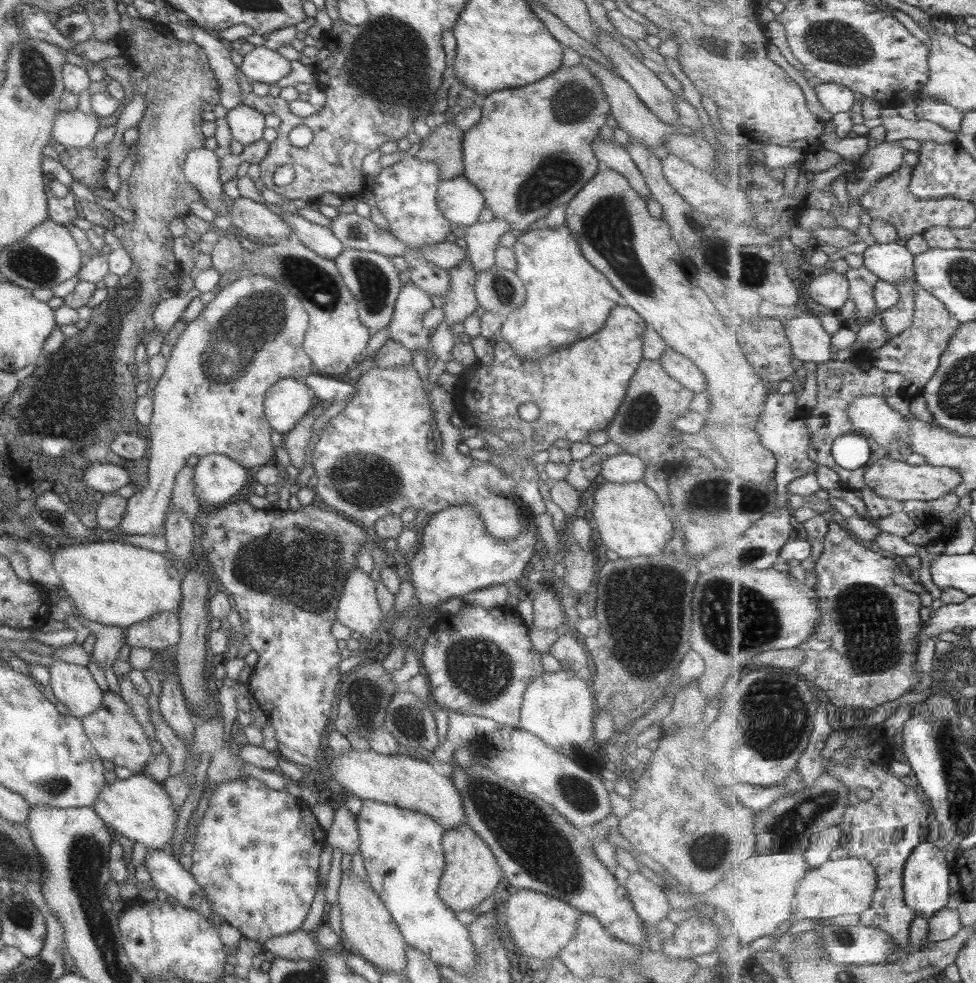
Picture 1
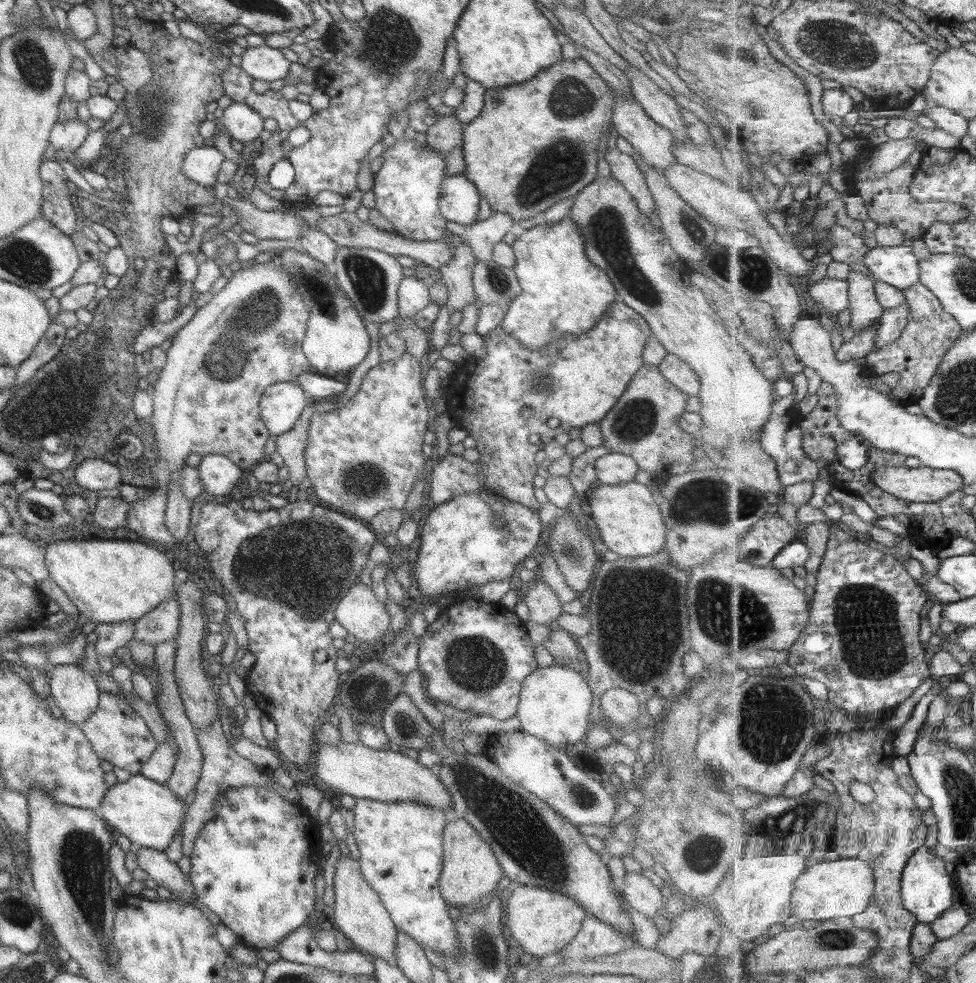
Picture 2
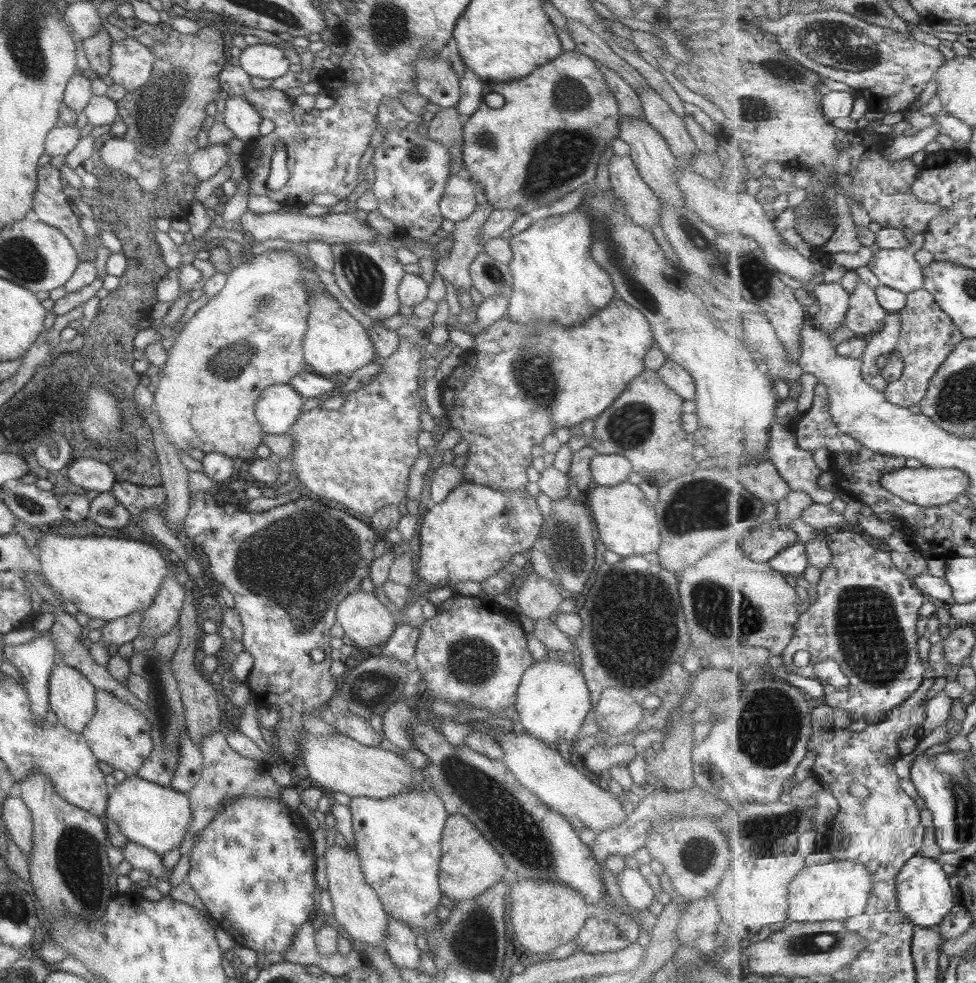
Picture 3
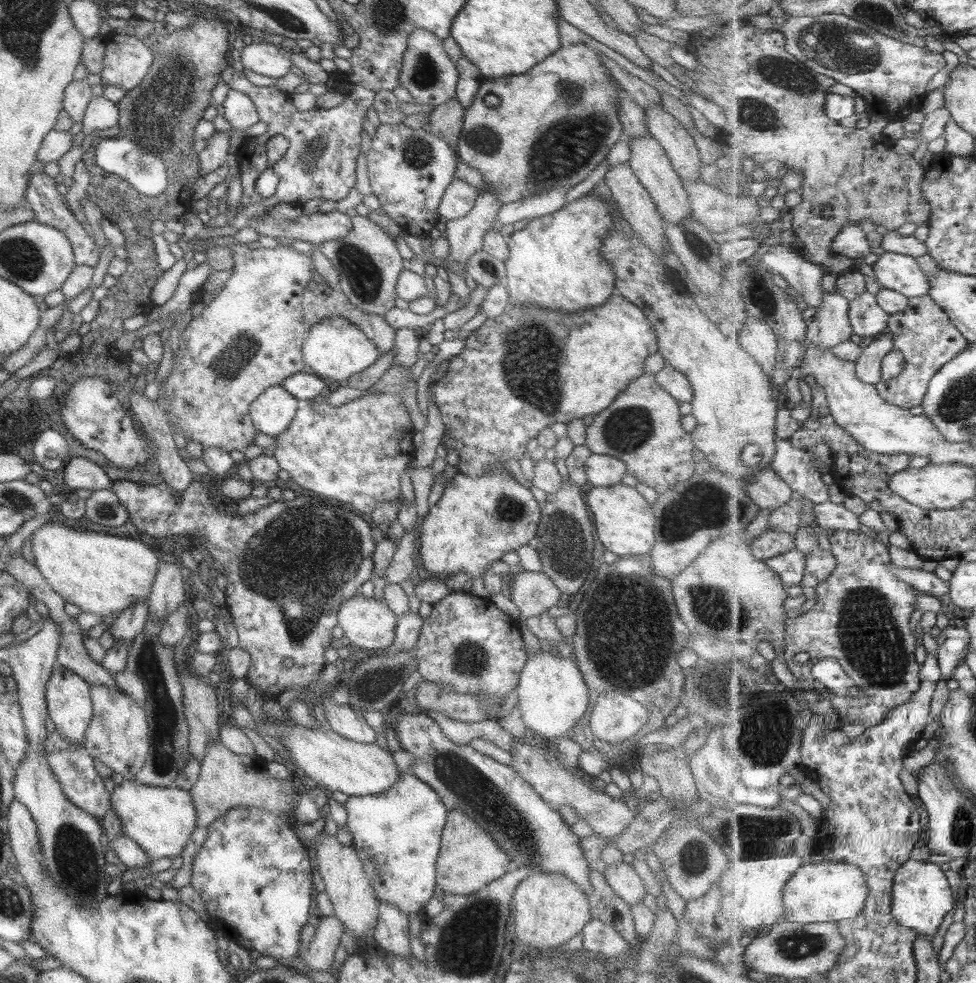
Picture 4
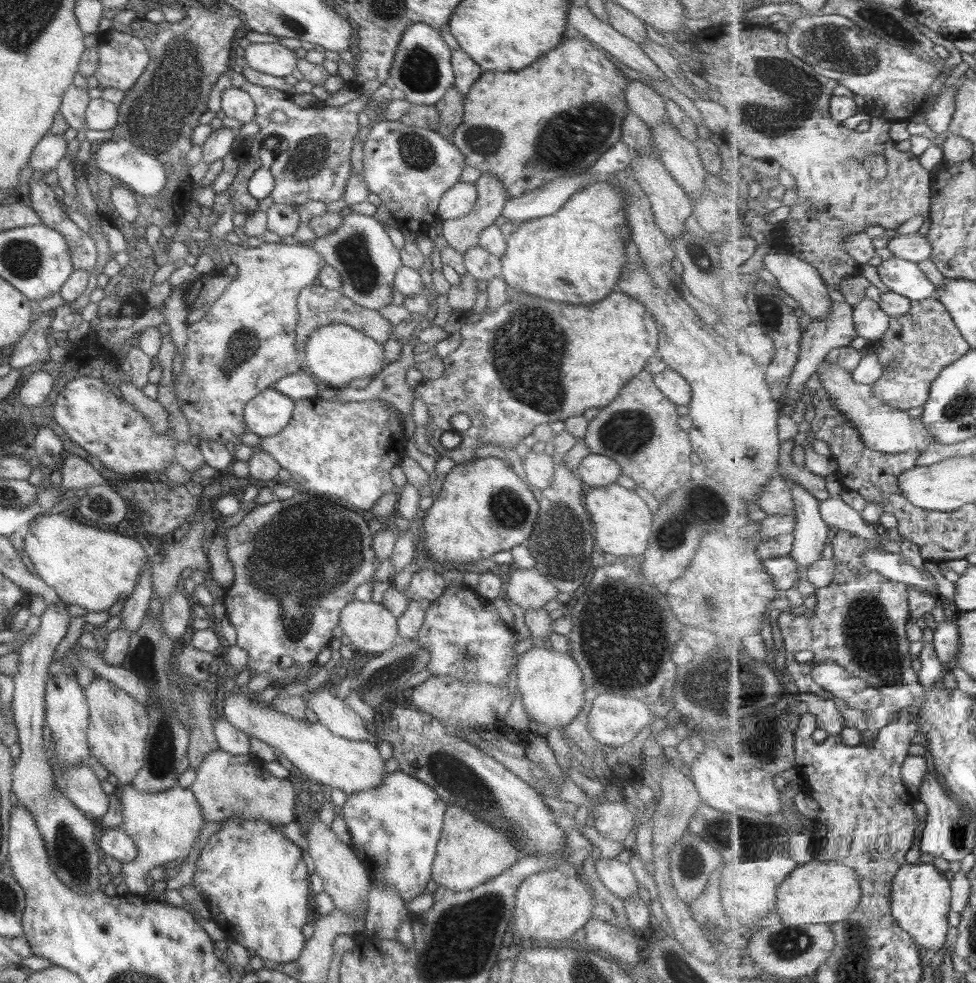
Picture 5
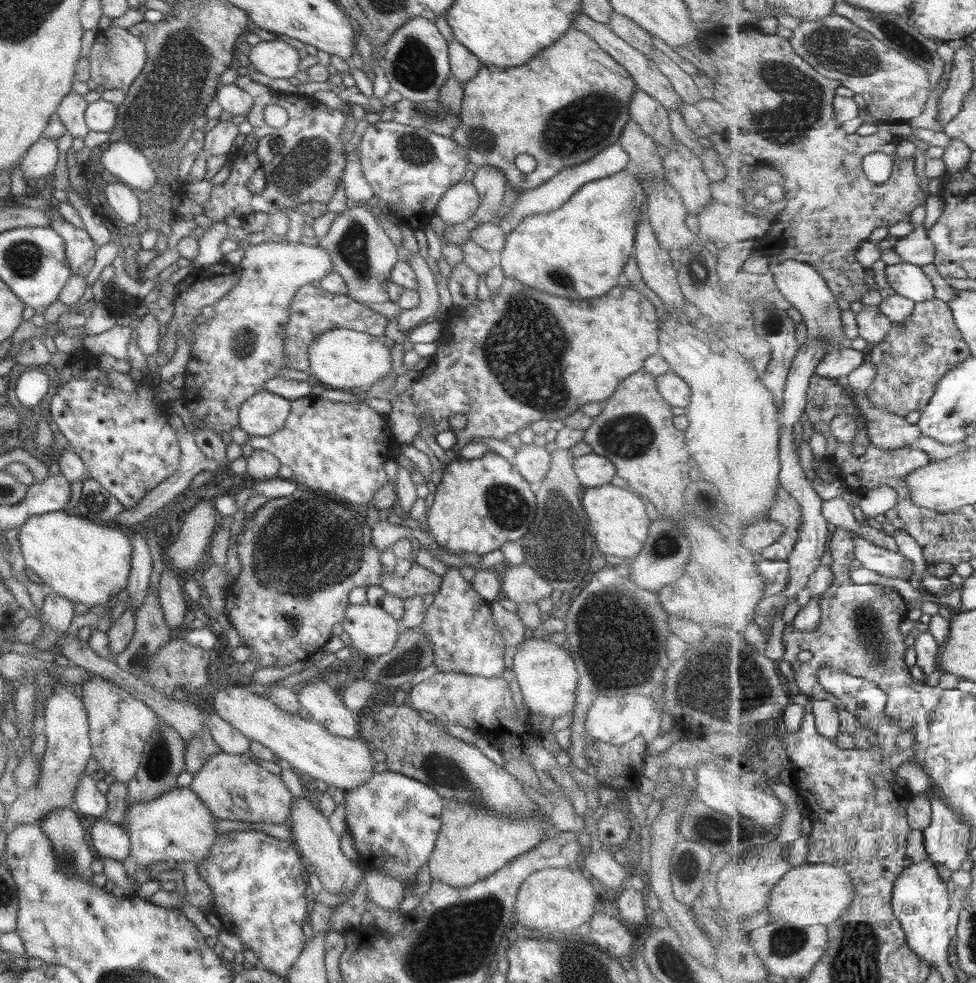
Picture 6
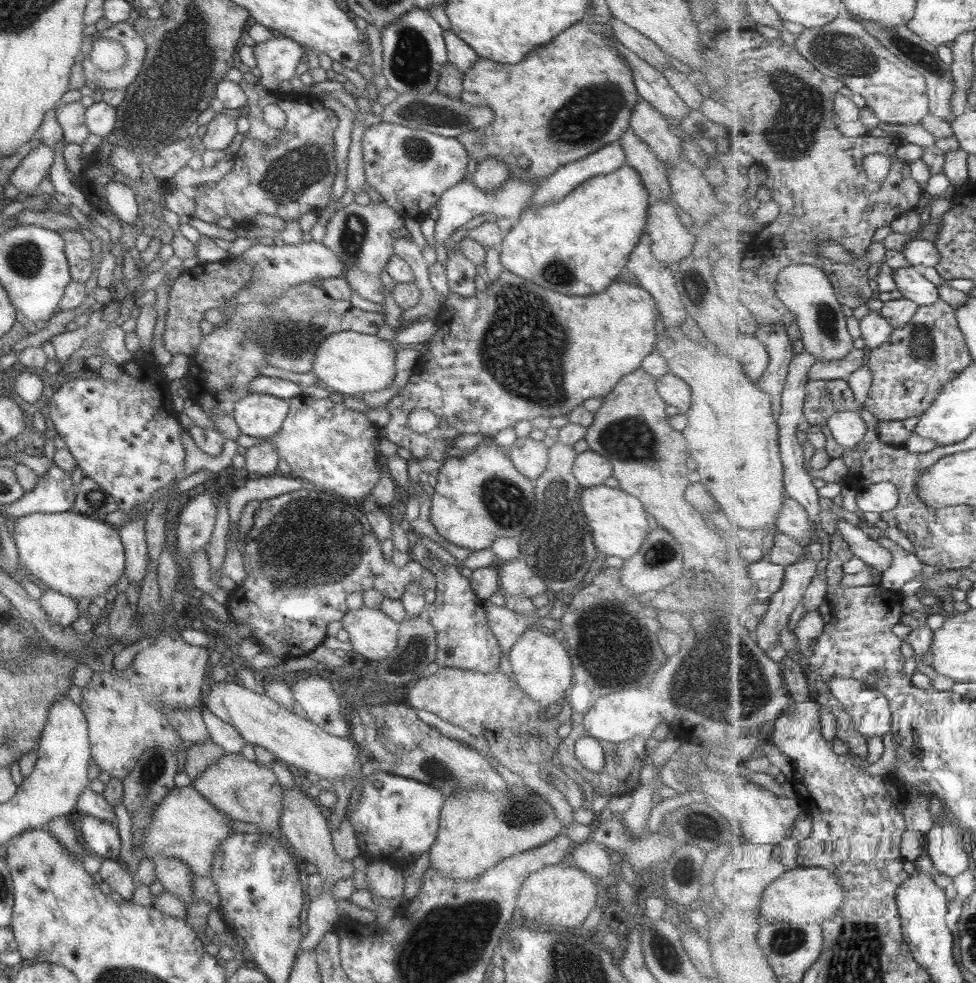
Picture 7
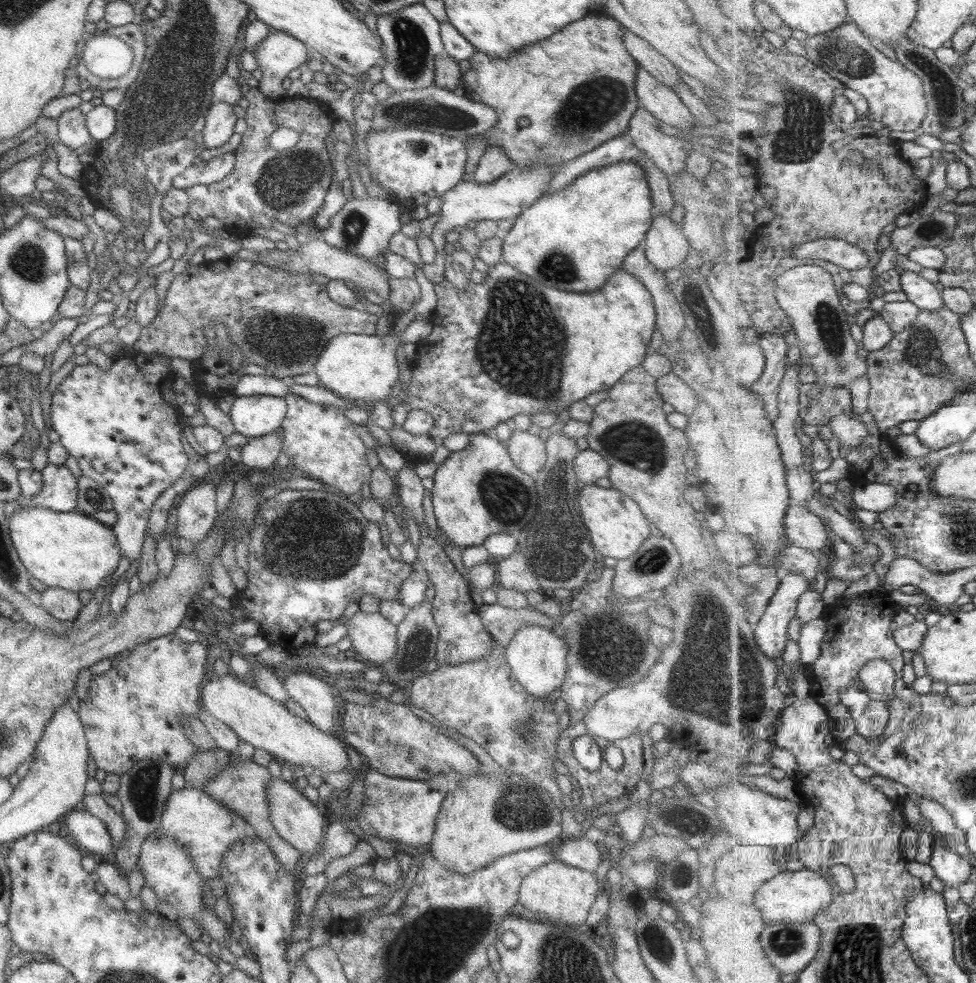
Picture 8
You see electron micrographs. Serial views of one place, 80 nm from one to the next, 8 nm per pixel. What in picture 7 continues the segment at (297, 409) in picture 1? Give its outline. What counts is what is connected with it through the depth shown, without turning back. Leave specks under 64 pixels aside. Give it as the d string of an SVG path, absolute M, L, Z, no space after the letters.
M249 393L238 400L231 412L240 435L269 439L279 431L288 412L288 402L264 394Z

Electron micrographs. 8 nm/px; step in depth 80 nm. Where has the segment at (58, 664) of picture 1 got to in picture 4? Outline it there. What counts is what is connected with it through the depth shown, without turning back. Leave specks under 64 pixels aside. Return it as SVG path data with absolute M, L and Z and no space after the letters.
M55 665L44 687L47 716L55 726L54 731L67 742L81 746L84 730L92 717L90 684L74 672Z

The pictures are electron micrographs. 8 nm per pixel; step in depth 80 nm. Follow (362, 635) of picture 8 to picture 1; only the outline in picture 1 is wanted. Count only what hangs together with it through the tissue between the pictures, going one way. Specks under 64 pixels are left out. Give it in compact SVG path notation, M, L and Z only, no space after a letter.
M353 568L353 572L349 572L349 576L345 577L341 594L336 602L334 617L339 624L346 626L351 632L358 632L363 637L369 637L375 629L381 628L382 612L376 599L374 581L359 568Z

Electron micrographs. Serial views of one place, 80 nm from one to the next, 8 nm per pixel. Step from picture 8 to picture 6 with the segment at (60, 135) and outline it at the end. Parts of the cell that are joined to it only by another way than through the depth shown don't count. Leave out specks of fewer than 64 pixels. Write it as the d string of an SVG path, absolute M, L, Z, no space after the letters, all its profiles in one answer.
M70 91L66 96L63 96L55 109L54 114L57 115L65 130L73 138L83 138L88 132L84 123L84 110L87 105L88 103L83 99L83 95Z

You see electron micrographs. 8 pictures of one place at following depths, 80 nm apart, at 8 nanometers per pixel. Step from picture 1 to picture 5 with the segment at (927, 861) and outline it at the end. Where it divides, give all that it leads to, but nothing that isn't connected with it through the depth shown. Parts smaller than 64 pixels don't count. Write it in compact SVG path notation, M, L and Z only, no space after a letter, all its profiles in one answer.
M905 863L893 880L892 914L899 926L914 936L919 948L934 953L945 944L952 911L952 886L944 872L931 863Z

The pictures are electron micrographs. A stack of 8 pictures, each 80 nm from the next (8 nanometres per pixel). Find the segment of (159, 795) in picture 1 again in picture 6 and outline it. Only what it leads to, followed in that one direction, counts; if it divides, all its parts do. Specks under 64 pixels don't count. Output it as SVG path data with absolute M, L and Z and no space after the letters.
M176 787L149 802L126 804L127 837L129 855L122 860L128 888L131 892L139 888L133 875L137 868L149 866L155 862L195 862L196 866L207 855L215 840L214 823L216 821L205 804L188 787Z

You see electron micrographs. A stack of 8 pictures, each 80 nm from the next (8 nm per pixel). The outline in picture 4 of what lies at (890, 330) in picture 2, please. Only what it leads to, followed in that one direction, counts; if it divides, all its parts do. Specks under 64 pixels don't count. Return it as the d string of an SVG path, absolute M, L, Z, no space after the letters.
M885 333L862 350L862 356L856 362L857 376L869 384L877 385L885 379L882 374L883 360L895 350L893 335Z

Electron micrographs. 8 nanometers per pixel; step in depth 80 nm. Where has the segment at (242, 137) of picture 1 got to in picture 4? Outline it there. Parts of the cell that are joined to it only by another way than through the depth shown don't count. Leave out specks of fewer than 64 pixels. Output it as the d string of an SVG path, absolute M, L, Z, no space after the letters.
M228 90L227 96L221 103L223 118L229 122L230 130L241 132L244 141L248 138L247 128L258 121L258 116L252 103L247 96Z

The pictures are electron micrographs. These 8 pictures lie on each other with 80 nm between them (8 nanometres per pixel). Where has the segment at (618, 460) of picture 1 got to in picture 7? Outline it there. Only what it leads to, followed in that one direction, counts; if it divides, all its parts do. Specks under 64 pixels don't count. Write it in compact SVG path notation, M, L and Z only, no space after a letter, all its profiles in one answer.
M591 450L576 454L572 462L572 475L581 488L603 485L611 473L611 463Z

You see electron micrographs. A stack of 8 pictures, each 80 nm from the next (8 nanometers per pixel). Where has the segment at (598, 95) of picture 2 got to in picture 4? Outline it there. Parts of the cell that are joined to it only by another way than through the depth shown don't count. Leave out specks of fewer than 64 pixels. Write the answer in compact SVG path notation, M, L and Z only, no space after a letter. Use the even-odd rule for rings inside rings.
M562 43L561 46L549 56L546 56L541 62L532 66L527 72L519 75L500 76L499 78L487 78L481 81L477 93L473 97L471 104L465 108L462 118L461 132L459 133L458 144L458 160L463 162L465 166L477 170L486 186L490 186L494 190L494 195L501 205L509 204L517 200L527 198L532 194L539 194L549 188L562 188L566 190L574 187L581 180L585 180L589 173L599 162L606 158L608 150L622 137L622 130L618 119L618 102L619 93L617 93L617 82L614 82L608 70L600 63L598 55L587 45L583 43L569 44ZM492 94L499 99L497 107L489 107L485 105L483 98Z

